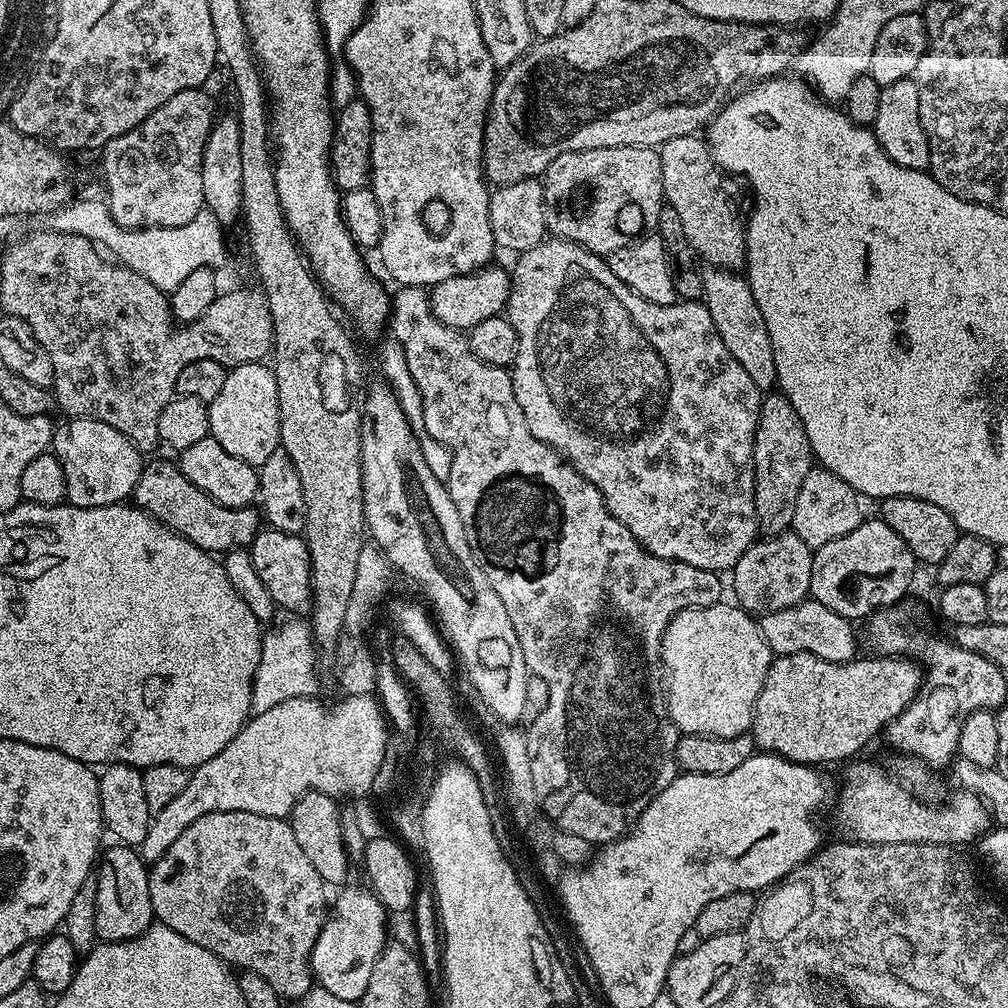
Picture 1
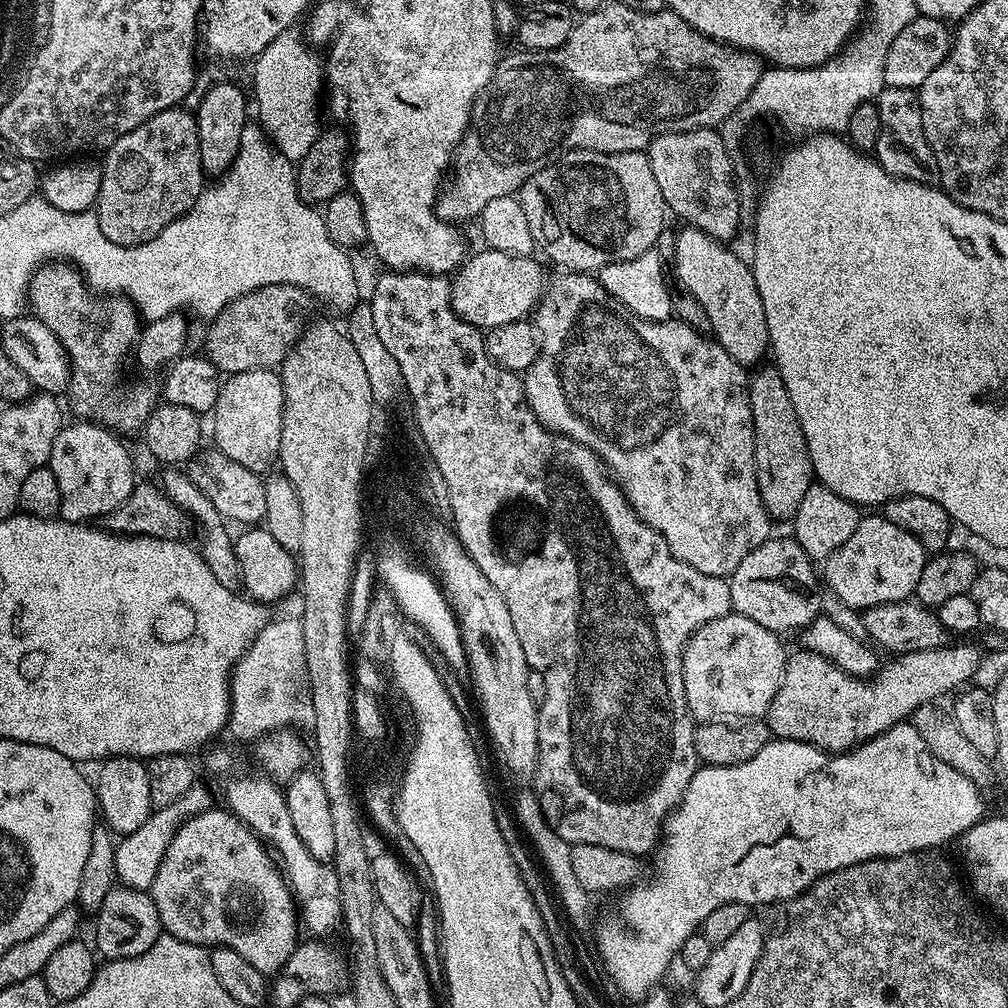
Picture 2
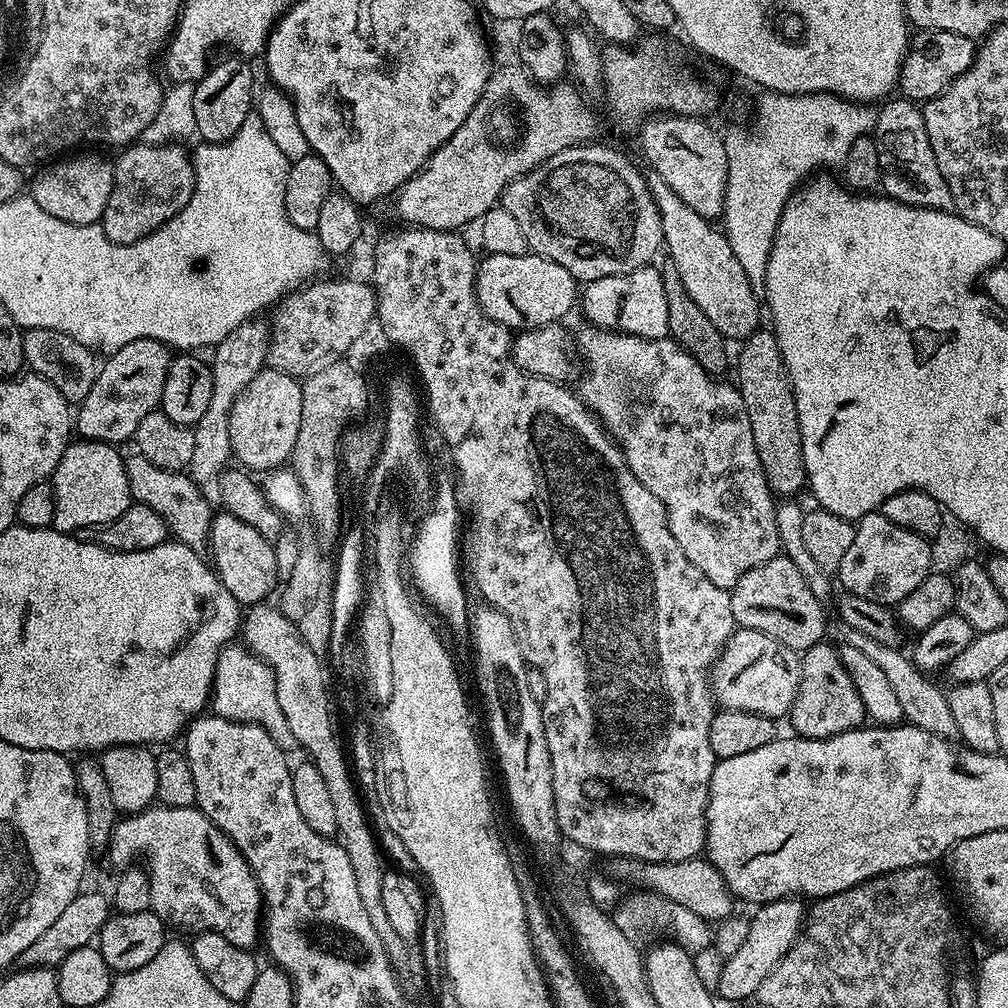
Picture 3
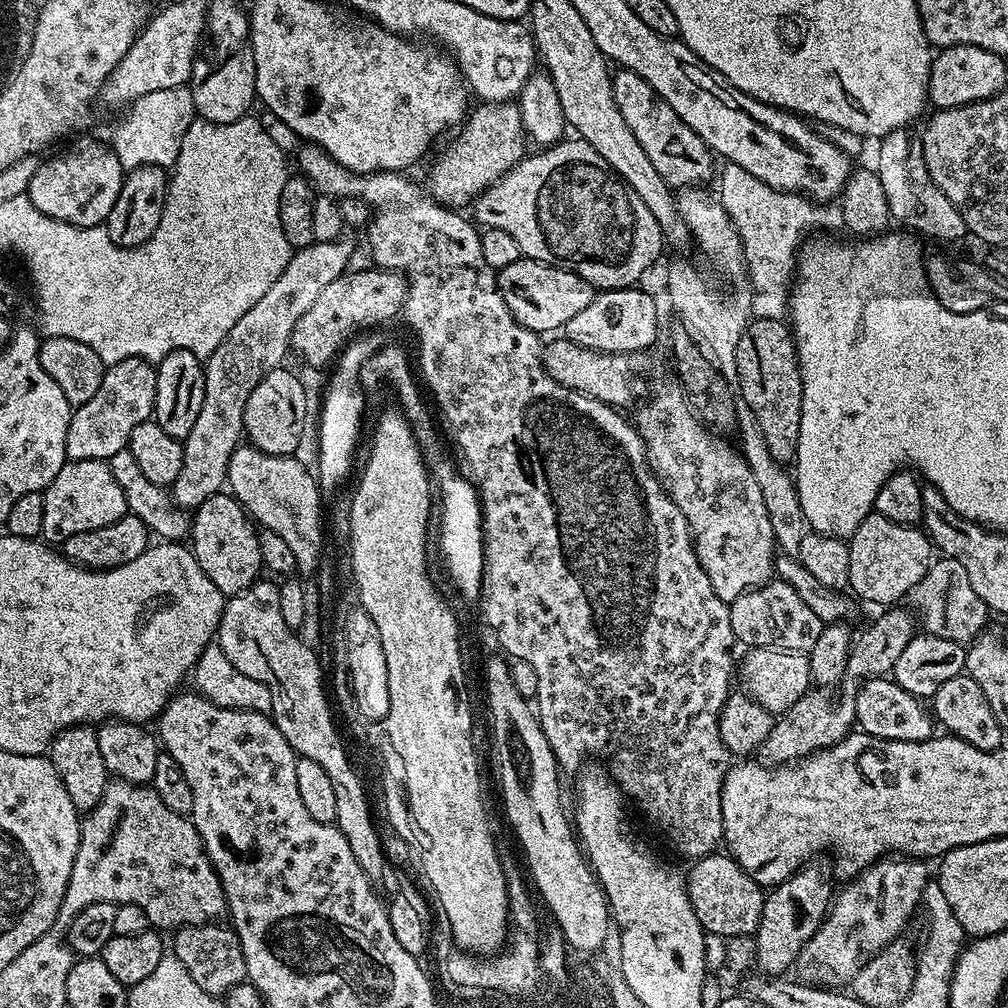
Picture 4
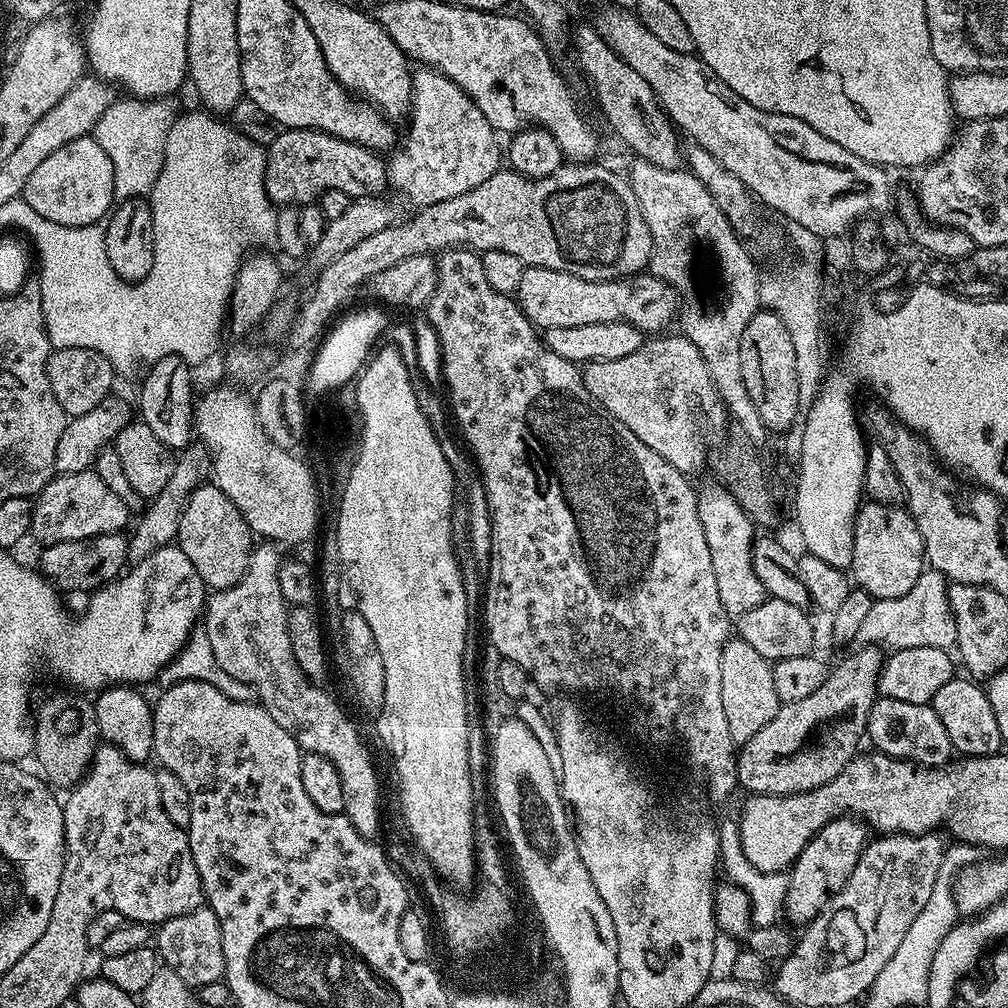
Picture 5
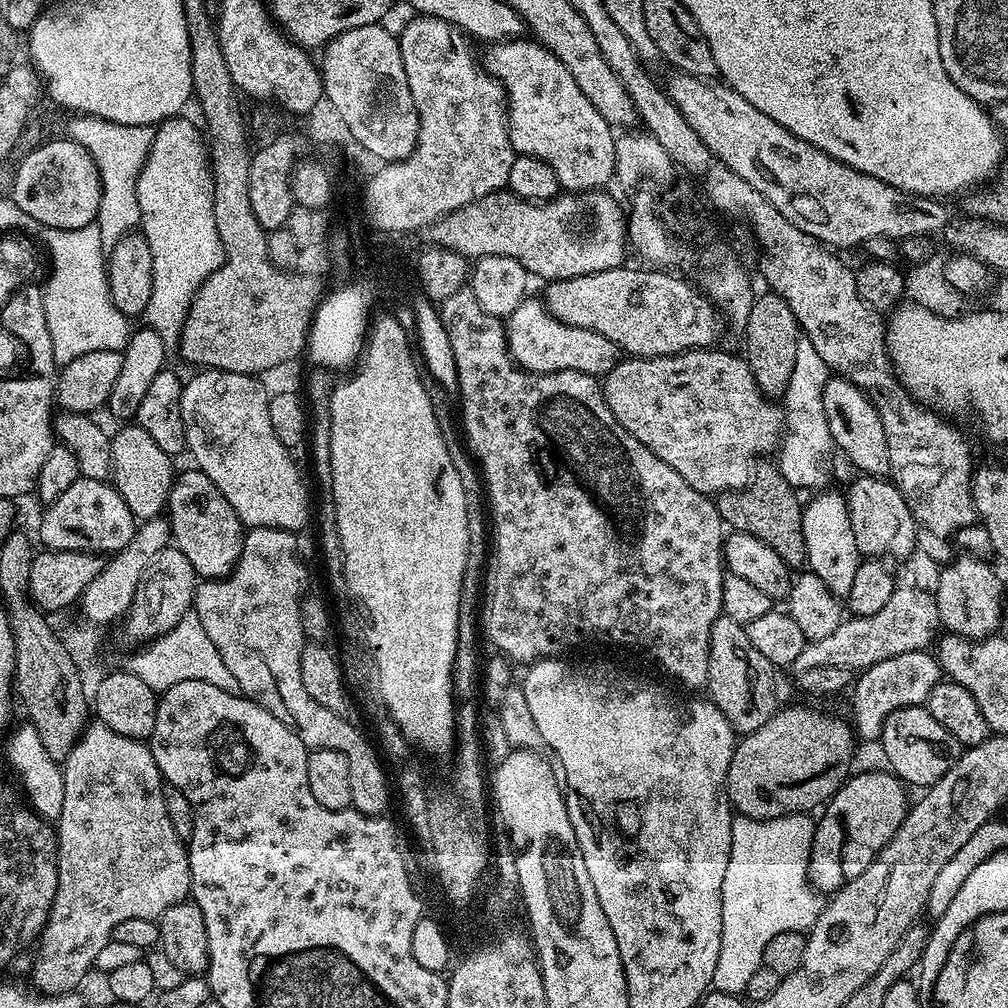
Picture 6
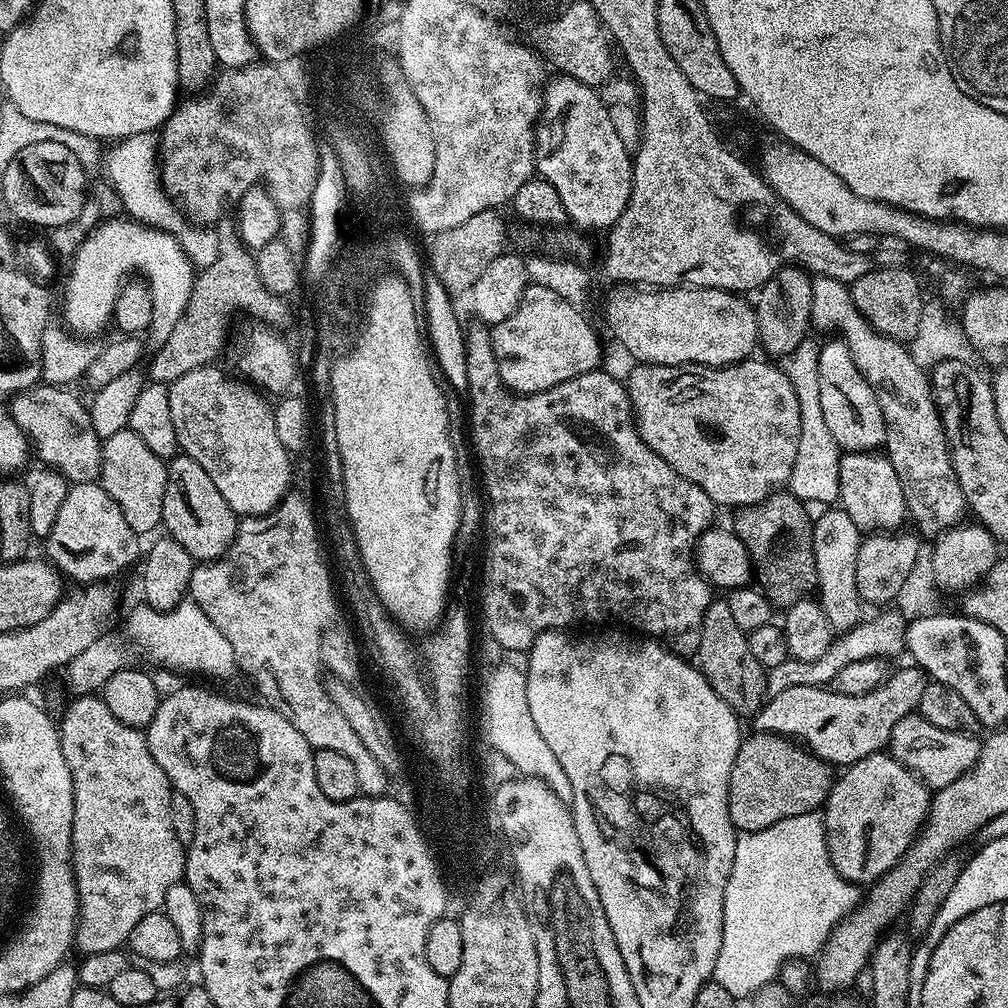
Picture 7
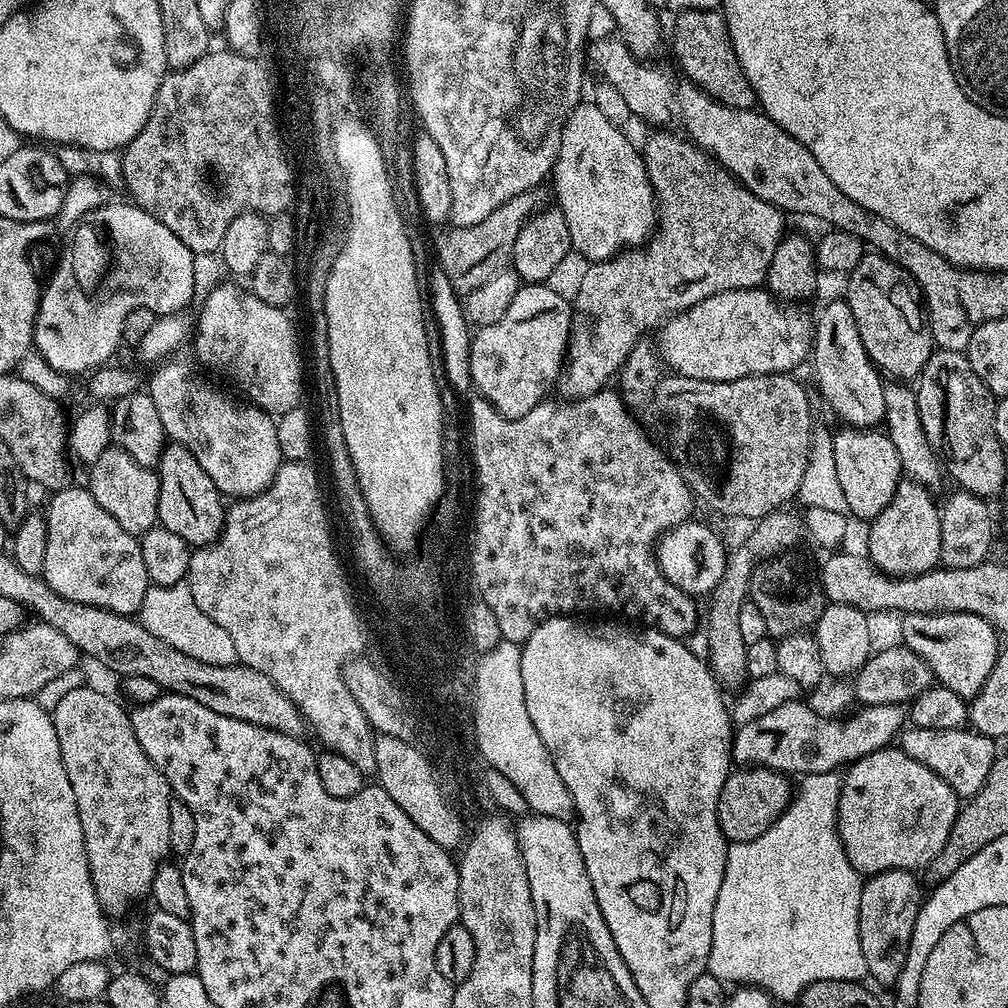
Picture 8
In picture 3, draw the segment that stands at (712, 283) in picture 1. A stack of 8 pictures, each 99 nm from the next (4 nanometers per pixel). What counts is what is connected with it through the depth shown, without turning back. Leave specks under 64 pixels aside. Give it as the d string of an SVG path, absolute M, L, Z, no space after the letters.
M649 171L646 179L650 194L658 206L664 235L663 247L666 252L668 248L667 259L678 266L678 278L682 278L686 294L690 294L690 298L702 306L706 318L714 322L714 326L725 338L729 341L736 340L735 342L747 340L748 335L761 327L762 304L757 289L746 278L738 258L734 258L730 242L715 223L698 214L698 210L690 210L690 206L686 206L686 202L682 202L682 198L678 198L678 194L674 194L666 182L662 182L657 172Z

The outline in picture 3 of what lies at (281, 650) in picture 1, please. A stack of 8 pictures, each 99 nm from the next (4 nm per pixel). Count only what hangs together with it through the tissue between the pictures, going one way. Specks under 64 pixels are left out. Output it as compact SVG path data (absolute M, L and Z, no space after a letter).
M233 642L218 654L216 669L212 679L210 708L213 713L234 722L261 724L285 750L295 749L296 740L286 726L286 718L282 718L282 710L278 706L276 679L265 660L249 652L239 643Z

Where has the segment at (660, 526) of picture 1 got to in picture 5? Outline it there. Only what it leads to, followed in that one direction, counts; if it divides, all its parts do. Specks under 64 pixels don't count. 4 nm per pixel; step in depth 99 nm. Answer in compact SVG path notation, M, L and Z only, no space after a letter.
M713 482L709 488L701 487L696 505L702 530L706 530L706 542L710 545L710 562L714 562L718 598L722 598L722 606L729 618L739 618L742 614L746 614L746 610L754 610L754 606L762 606L762 602L769 599L766 586L762 586L761 579L754 572L752 519L746 514L746 510L742 510L742 506L738 506L734 494L730 494L719 482Z

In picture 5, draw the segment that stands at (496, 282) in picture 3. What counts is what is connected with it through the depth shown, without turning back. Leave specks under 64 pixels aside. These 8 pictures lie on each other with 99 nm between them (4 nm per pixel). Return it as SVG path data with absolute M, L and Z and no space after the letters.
M525 267L522 278L516 287L514 299L519 304L524 317L540 330L590 326L591 324L619 324L623 322L634 326L641 334L660 334L667 329L664 327L671 320L673 323L678 312L676 293L668 285L661 282L657 276L651 274L623 276L617 280L583 280L562 270Z

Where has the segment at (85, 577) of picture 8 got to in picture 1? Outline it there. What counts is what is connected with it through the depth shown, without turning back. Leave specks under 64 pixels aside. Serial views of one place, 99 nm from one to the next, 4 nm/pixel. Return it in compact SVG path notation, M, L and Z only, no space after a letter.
M68 418L63 422L65 424L57 423L55 425L51 451L58 458L58 462L62 462L62 474L66 474L67 503L79 508L93 508L127 501L131 497L134 486L138 486L140 471L145 465L142 454L136 445L118 430L114 430L114 426L106 426L106 422L79 418Z

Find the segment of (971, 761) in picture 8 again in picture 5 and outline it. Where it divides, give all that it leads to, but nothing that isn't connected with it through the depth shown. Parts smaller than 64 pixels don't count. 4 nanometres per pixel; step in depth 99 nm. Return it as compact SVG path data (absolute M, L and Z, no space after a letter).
M880 696L872 703L866 736L869 741L872 739L871 747L875 751L897 756L899 760L909 760L913 764L922 764L925 768L939 768L954 756L950 738L931 704L911 704L898 698Z

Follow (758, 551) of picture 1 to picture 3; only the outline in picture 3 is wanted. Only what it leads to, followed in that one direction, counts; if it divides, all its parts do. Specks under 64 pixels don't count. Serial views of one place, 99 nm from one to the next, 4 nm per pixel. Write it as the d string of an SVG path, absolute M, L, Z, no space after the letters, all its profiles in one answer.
M783 554L775 556L770 562L742 574L742 578L738 578L738 582L730 591L734 618L739 627L758 630L762 634L774 638L780 644L793 648L798 654L803 654L807 648L819 644L825 639L824 612L820 609L823 608L822 601L812 593L810 586L806 586L806 578L802 578L798 566L794 566L794 562L790 562L788 556Z

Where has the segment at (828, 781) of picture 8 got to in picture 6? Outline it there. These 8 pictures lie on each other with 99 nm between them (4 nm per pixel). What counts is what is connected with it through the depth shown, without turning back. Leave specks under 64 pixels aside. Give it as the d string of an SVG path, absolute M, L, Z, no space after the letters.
M795 812L773 820L751 820L749 816L733 815L730 826L730 862L726 862L726 878L722 878L722 946L718 954L715 987L743 994L750 974L764 963L763 951L778 934L788 931L807 933L822 914L826 900L808 882L808 859L816 820L811 815Z

